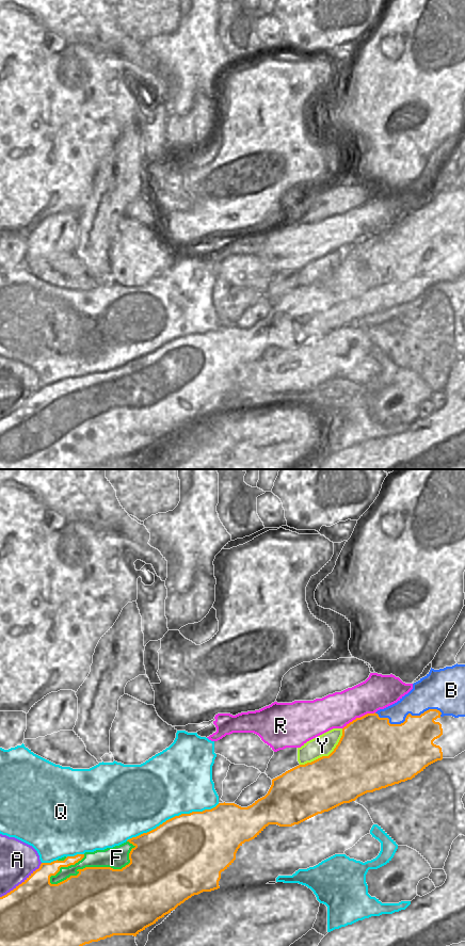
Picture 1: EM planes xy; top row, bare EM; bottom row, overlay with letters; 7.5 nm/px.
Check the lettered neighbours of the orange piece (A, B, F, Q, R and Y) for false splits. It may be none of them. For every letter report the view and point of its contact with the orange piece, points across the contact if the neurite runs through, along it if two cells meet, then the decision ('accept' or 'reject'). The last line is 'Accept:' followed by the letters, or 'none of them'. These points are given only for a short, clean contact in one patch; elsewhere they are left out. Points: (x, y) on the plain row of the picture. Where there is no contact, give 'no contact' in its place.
A: meets orange in xy at (22, 404); reject
B: meets orange in xy at (406, 238); accept
F: meets orange in xy at (96, 389); reject
Q: meets orange in xy at (173, 339); reject
R: meets orange in xy at (358, 240); reject
Y: meets orange in xy at (326, 278); reject
Accept: B

